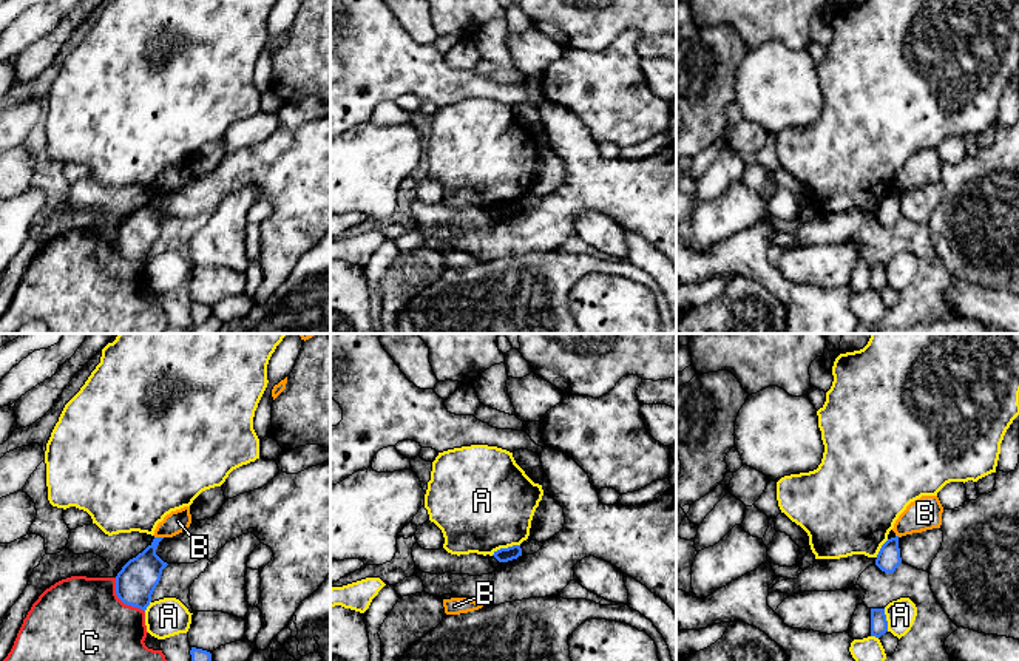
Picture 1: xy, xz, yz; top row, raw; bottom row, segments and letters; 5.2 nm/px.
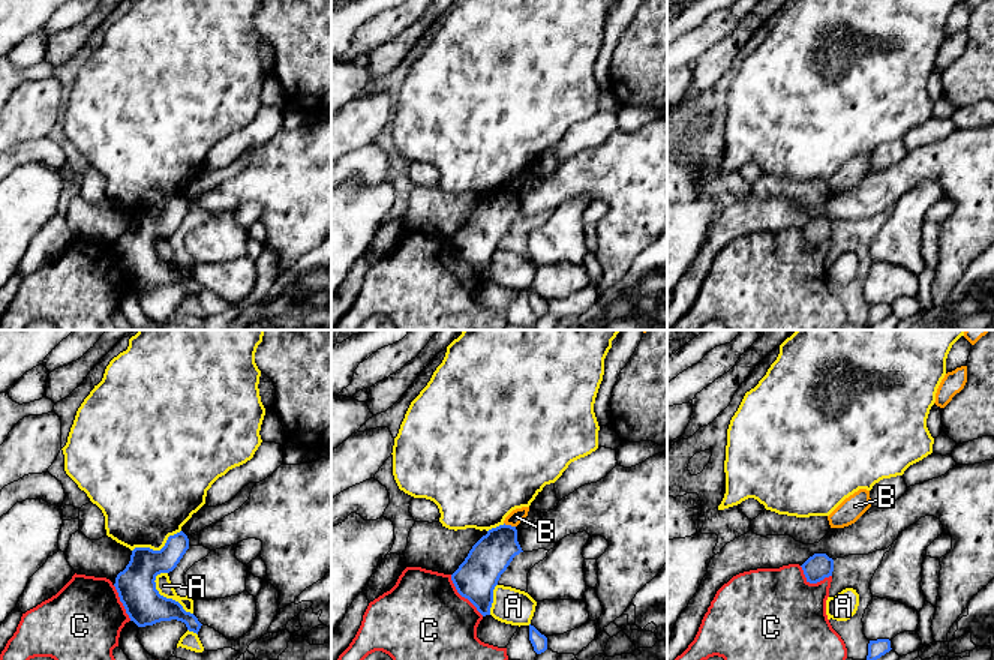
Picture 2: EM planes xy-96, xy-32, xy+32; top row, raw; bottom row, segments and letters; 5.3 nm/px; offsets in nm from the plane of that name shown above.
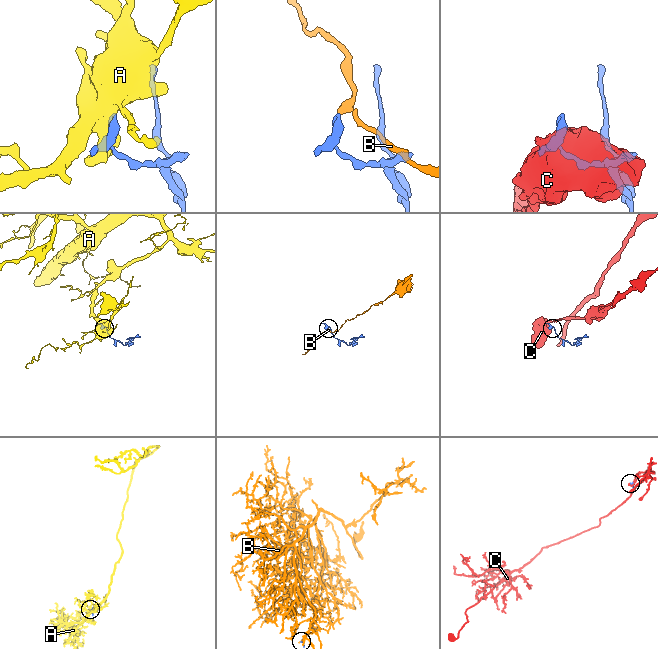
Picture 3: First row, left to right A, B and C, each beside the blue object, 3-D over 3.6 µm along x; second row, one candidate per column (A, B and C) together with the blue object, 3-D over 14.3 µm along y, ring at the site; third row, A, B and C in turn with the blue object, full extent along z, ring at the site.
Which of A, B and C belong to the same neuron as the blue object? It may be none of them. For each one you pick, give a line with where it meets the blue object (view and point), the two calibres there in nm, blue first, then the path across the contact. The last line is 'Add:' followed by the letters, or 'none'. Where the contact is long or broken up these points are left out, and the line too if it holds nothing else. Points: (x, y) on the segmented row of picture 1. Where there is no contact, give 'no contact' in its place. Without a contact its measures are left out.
Add: none

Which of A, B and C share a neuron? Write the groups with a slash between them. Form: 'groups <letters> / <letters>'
groups A / B / C

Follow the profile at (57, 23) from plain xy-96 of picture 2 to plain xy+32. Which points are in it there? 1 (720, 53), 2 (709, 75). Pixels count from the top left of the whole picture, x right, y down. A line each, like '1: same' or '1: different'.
1: different
2: different

